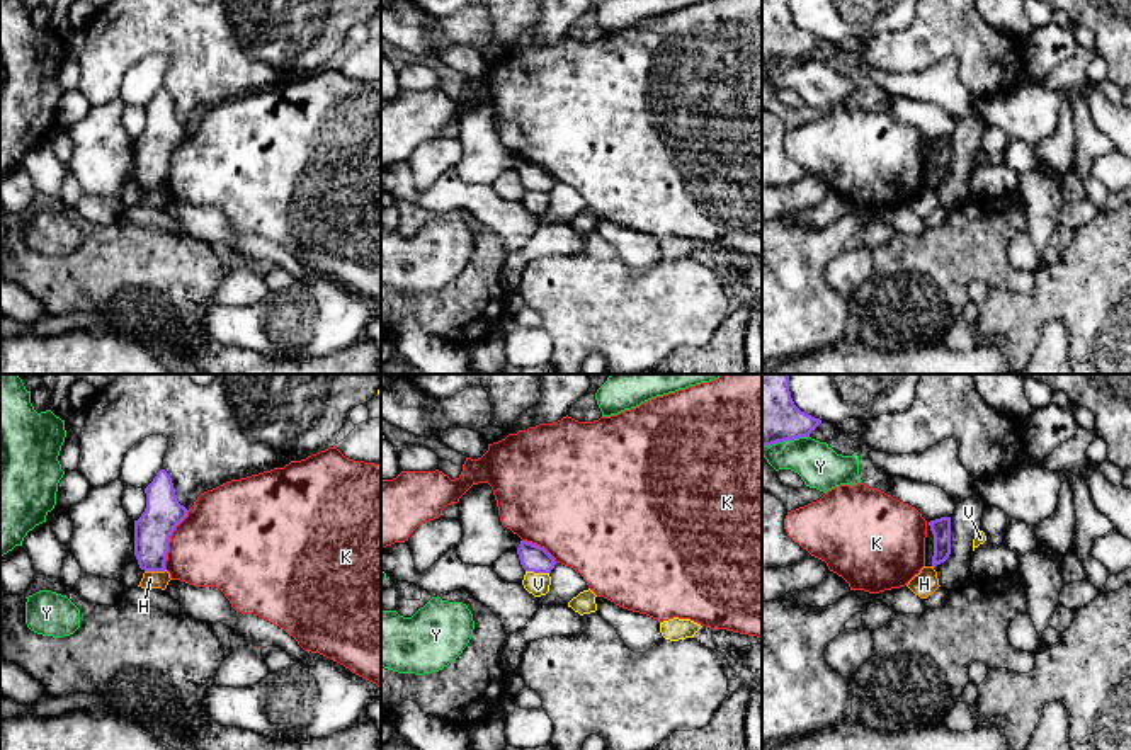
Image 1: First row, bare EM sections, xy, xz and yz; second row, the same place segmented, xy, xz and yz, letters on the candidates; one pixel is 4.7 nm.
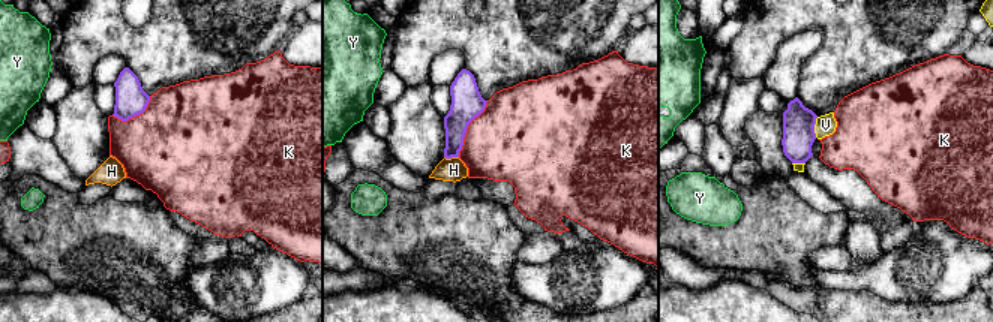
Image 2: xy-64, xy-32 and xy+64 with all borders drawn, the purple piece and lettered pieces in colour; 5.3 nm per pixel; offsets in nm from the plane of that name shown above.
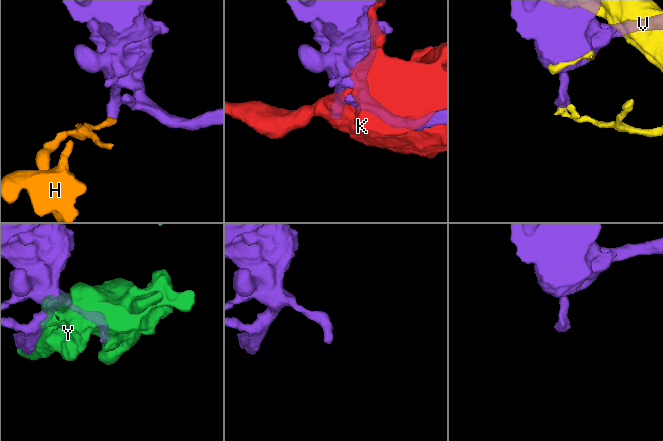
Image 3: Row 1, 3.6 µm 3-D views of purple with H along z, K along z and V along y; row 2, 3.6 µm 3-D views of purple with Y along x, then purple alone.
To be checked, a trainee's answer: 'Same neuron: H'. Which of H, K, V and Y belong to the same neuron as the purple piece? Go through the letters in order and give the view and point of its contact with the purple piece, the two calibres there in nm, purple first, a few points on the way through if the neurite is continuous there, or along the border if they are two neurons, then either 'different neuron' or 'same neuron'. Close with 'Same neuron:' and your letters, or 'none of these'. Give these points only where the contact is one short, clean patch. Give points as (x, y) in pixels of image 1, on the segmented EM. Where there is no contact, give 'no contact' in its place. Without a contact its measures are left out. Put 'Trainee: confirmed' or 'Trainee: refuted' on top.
Trainee: refuted
H: meets purple in xy at (155, 570); 180 nm thick on the purple side, 80 nm on the other; border along xy (165, 570), (145, 572); different neuron
K: meets purple in xy at (169, 539); 180 nm thick on the purple side, 420 nm on the other; different neuron
V: meets purple in xz at (538, 572); 130 nm thick on the purple side, 110 nm on the other; different neuron
Y: meets purple in yz at (784, 439); 300 nm thick on the purple side, 200 nm on the other; different neuron
Same neuron: none of these

